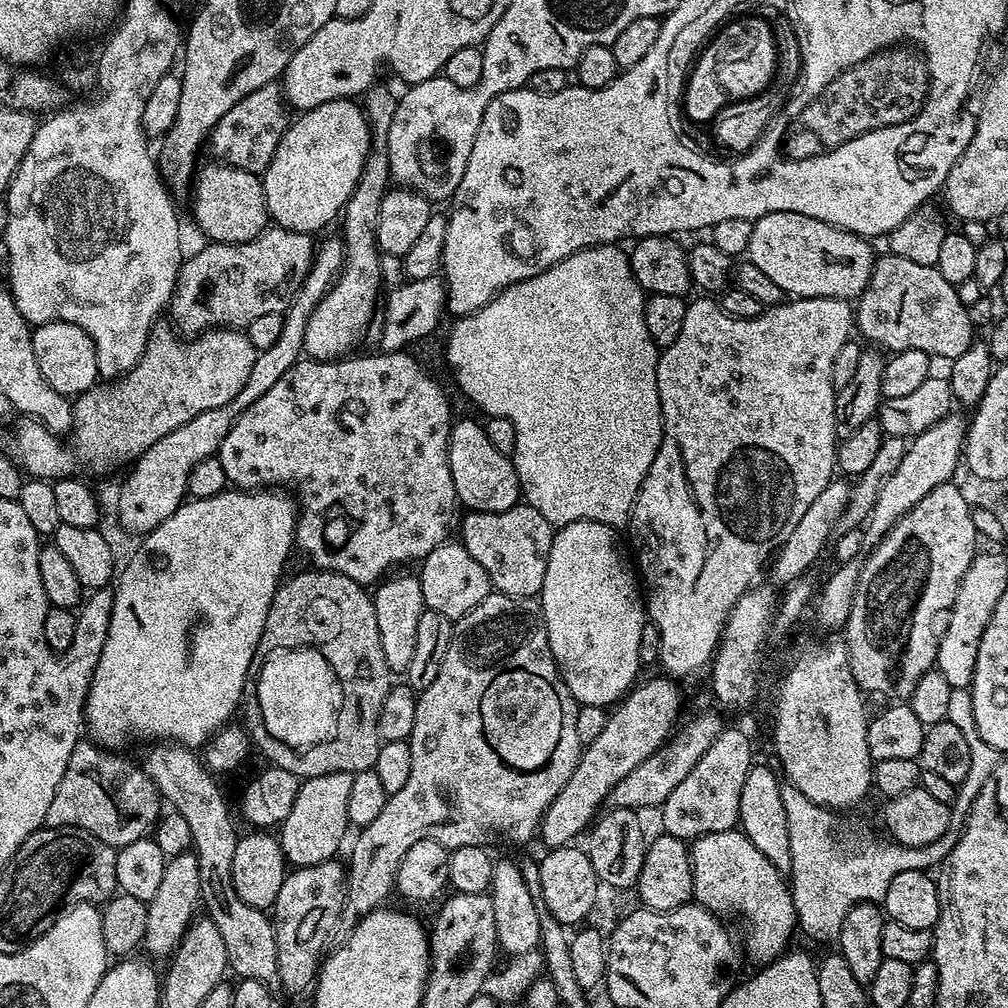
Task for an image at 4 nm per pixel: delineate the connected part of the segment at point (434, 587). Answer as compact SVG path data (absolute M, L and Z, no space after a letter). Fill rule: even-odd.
M445 542L430 550L430 554L419 565L418 579L422 586L425 609L447 616L455 622L490 595L490 585L486 570L482 570L482 566L470 558L470 550L466 550L463 543L452 543Z

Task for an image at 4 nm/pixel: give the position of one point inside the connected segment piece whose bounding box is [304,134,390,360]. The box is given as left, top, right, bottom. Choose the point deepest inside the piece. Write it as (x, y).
(340, 322)

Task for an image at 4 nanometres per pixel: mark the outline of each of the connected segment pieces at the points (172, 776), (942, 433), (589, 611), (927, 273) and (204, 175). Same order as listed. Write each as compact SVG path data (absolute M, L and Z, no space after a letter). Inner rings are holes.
M156 742L142 759L145 774L151 778L165 801L190 826L191 847L198 858L198 882L200 899L207 919L218 926L222 942L226 946L226 958L229 969L241 980L257 980L269 986L278 981L278 946L276 929L269 913L263 908L246 906L234 890L234 850L238 839L236 824L232 821L232 812L216 785L217 777L209 772L187 744L175 742Z
M953 410L948 413L948 416L942 417L936 424L926 429L924 433L911 438L902 463L898 466L898 470L894 470L894 474L890 474L886 486L882 486L882 491L878 493L878 502L874 502L874 510L870 510L868 521L862 525L865 545L879 544L884 539L884 535L911 508L918 506L918 502L922 502L922 498L930 494L930 490L947 484L953 479L952 475L955 474L956 467L961 467L964 437L968 434L969 421L962 413L964 412Z
M593 520L570 522L555 529L550 546L550 562L546 562L546 578L542 582L542 590L538 599L540 608L544 612L544 625L548 631L548 641L550 650L554 654L556 669L560 671L560 676L566 682L572 697L576 699L577 705L589 704L599 708L615 705L637 683L636 671L641 671L642 668L638 658L638 638L642 638L642 626L646 622L646 600L633 569L632 572L628 569L628 564L624 561L623 554L620 553L620 544L616 541L616 536L618 536L617 529L611 528L609 524Z
M891 254L881 255L872 267L870 282L865 286L864 293L858 297L854 308L854 324L866 339L876 343L873 345L877 349L887 350L889 353L922 350L933 358L941 356L945 362L951 362L965 354L974 341L968 306L959 301L957 285L946 282L946 278L942 278L937 268L922 266L918 262L910 262L907 258L898 258Z
M211 162L204 169L197 171L194 176L194 187L190 192L192 200L192 216L196 224L208 235L209 241L218 244L241 244L258 238L264 229L269 227L270 217L266 198L264 197L264 181L257 173L247 172L241 168L233 168L232 165L223 162Z

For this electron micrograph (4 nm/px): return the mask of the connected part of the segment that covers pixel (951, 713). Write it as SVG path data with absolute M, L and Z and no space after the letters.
M954 688L950 694L950 710L948 711L948 720L962 730L966 742L970 742L970 771L966 773L966 778L958 785L956 789L956 799L951 803L952 821L948 827L948 832L938 838L938 842L930 842L926 846L916 846L914 848L903 848L901 844L890 842L890 874L903 874L905 870L918 870L919 872L928 872L929 870L939 869L940 864L954 850L954 846L960 837L960 831L964 829L964 822L968 819L968 811L978 798L978 790L982 790L982 785L986 783L986 778L995 770L996 765L1000 763L1002 756L994 750L994 746L986 746L980 740L978 726L974 726L974 702L972 693L967 688Z

